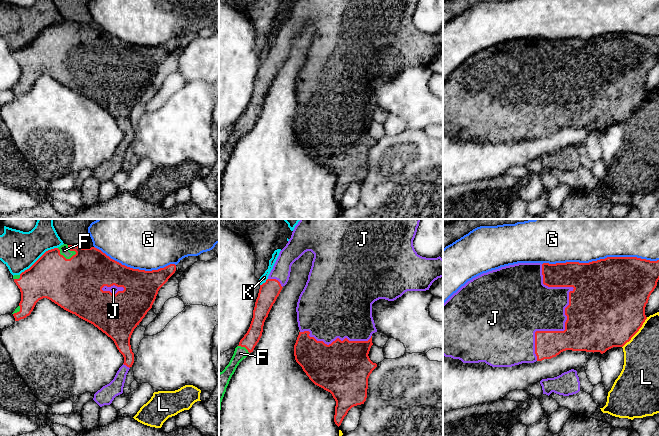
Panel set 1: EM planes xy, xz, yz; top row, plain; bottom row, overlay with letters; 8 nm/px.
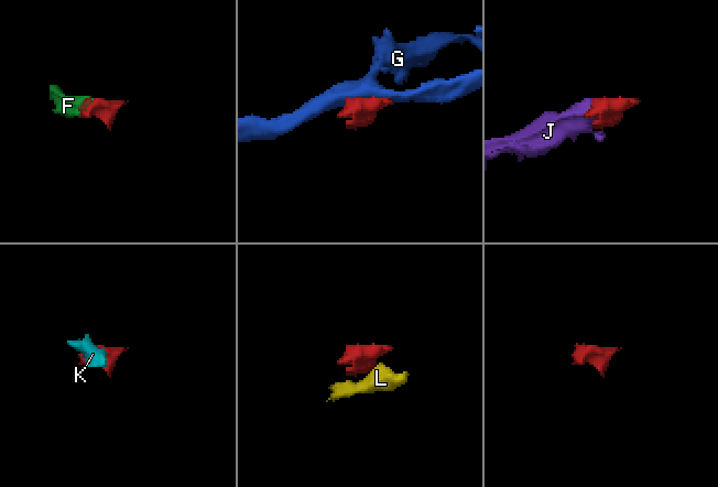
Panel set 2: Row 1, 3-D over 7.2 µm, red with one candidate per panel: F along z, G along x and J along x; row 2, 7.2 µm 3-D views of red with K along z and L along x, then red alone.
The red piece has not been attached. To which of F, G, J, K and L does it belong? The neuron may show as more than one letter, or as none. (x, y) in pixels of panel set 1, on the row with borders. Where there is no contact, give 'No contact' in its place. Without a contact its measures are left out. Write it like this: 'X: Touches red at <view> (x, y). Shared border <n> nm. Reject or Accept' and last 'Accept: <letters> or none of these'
F: Touches red at xy (65, 258). Shared border 170 nm. Accept
G: Touches red at yz (600, 259). Shared border 950 nm. Reject
J: Touches red at yz (565, 313). Shared border 800 nm. Accept
K: Touches red at xy (39, 258). Shared border 380 nm. Reject
L: Touches red at yz (637, 331). Shared border 320 nm. Reject
Accept: F, J

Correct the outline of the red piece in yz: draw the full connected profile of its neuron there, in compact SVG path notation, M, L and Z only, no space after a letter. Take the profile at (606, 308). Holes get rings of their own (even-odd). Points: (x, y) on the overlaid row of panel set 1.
M607 257L589 263L518 263L483 273L468 281L443 304L443 355L463 363L485 362L492 367L512 367L556 357L566 350L605 353L613 347L623 347L639 331L647 319L645 307L659 280L659 260L637 257Z

